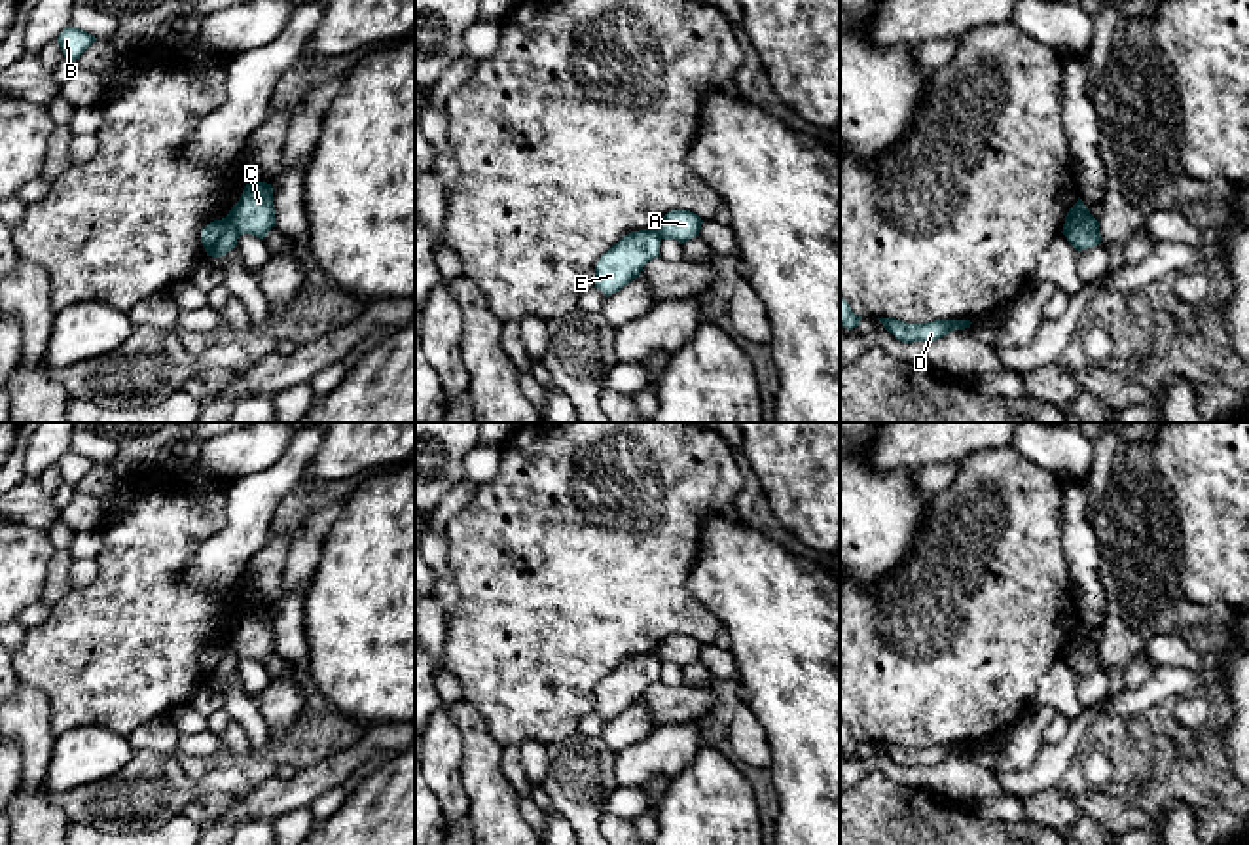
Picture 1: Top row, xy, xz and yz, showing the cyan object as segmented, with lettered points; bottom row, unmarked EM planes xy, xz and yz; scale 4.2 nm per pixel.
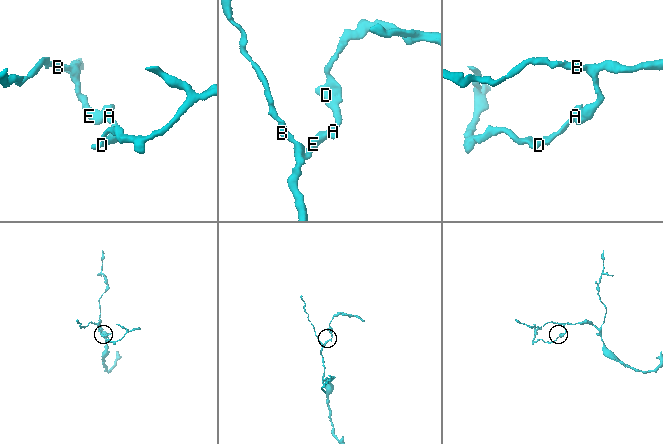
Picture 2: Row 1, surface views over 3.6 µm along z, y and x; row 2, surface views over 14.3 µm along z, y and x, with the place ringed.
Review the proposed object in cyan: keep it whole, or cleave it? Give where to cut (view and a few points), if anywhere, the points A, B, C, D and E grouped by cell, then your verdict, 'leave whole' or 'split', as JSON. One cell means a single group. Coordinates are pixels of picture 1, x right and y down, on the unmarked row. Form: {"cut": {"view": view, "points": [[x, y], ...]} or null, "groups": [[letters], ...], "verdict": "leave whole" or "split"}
{"cut": {"view": "yz", "points": [[1086, 631], [1066, 660]]}, "groups": [["A", "C", "D"], ["B", "E"]], "verdict": "split"}

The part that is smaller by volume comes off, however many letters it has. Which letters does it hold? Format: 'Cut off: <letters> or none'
Cut off: A, C, D

